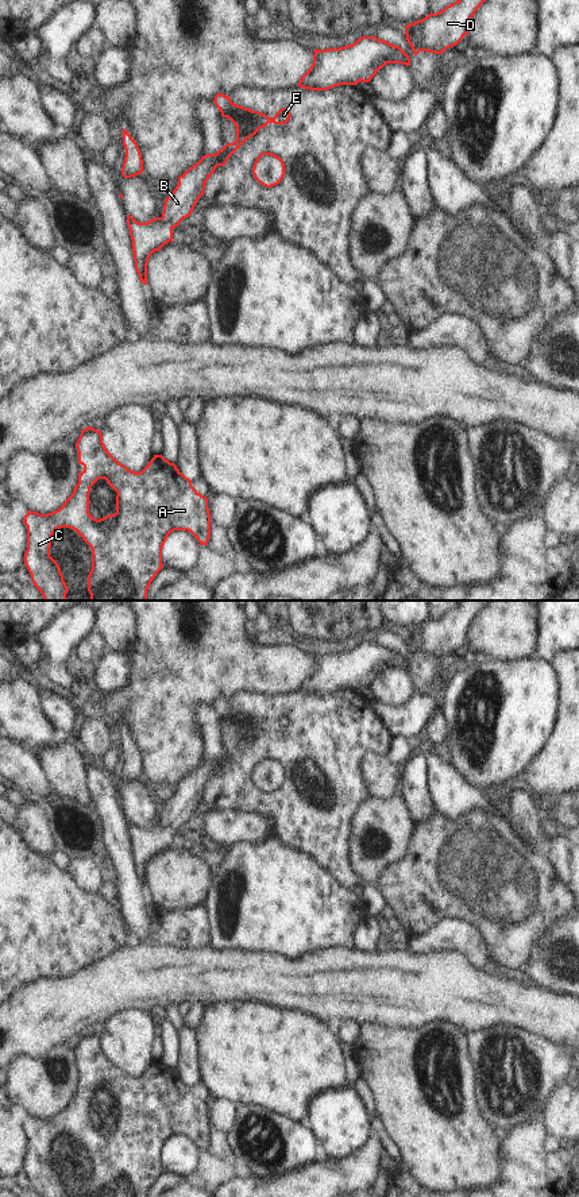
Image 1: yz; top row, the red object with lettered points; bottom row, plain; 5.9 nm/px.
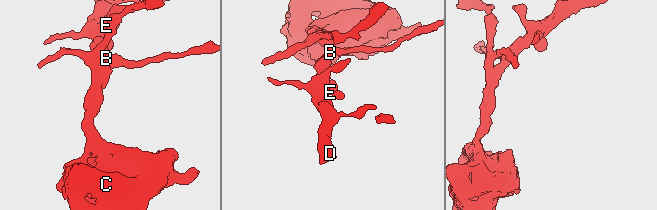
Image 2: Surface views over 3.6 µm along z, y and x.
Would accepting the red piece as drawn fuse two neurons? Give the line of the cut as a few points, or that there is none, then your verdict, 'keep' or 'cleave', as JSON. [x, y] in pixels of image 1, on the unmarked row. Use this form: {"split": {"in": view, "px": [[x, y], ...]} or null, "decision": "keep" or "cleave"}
{"split": null, "decision": "keep"}

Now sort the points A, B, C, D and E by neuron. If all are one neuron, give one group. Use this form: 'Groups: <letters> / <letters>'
Groups: A B C D E.

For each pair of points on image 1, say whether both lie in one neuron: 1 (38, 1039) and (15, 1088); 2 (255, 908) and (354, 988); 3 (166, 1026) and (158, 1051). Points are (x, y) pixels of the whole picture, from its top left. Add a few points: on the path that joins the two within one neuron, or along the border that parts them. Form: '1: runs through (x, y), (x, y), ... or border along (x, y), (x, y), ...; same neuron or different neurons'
1: border along (60, 1043), (45, 1055), (19, 1057), (14, 1062); different neurons
2: border along (342, 946), (294, 958), (278, 953); different neurons
3: border along (158, 1028), (163, 1045), (162, 1058); different neurons

